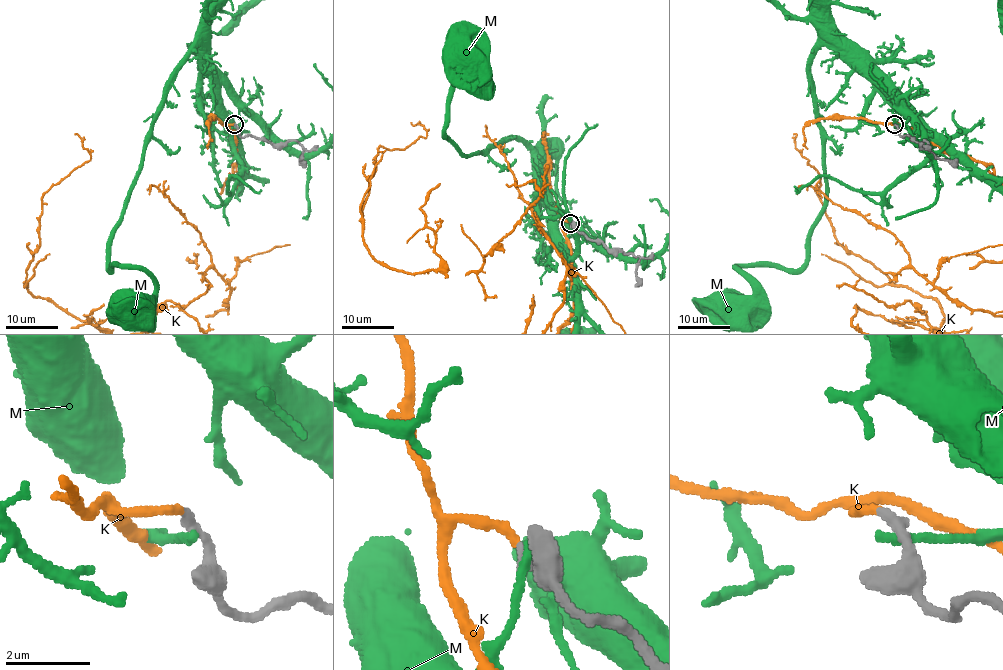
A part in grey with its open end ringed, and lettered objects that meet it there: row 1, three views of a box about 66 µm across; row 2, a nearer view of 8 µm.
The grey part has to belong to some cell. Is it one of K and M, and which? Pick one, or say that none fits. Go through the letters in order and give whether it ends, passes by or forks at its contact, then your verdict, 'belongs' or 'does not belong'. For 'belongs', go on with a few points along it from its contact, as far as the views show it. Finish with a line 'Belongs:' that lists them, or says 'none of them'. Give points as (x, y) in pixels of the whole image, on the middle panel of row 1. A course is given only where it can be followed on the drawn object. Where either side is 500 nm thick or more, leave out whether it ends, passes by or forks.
K: it ends there; belongs
M: it ends there; does not belong
Belongs: K

